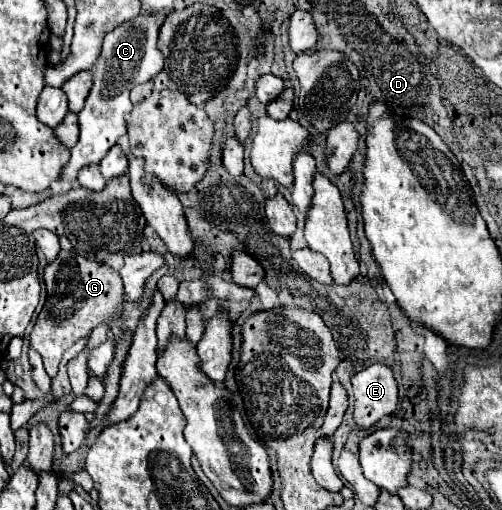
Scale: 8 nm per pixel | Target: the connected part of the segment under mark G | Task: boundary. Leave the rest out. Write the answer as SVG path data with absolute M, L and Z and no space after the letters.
M59 252L55 262L49 262L43 272L47 286L47 302L31 330L31 348L43 356L49 376L57 376L63 352L87 336L95 326L111 322L121 312L121 276L109 266L89 260L77 252Z

